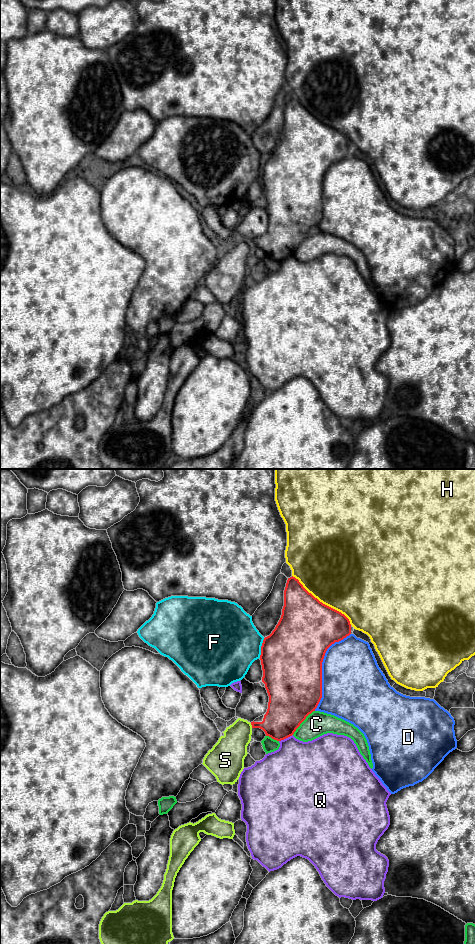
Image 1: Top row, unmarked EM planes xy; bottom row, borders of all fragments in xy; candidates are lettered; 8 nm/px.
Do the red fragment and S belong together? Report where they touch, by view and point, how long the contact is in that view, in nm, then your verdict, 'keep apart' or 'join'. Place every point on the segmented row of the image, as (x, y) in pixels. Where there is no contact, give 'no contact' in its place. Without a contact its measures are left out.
meets red in xy at (251, 724); contact 40 nm long; keep apart

